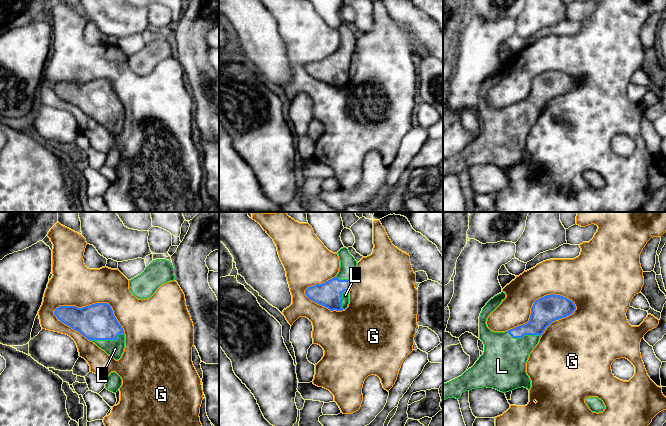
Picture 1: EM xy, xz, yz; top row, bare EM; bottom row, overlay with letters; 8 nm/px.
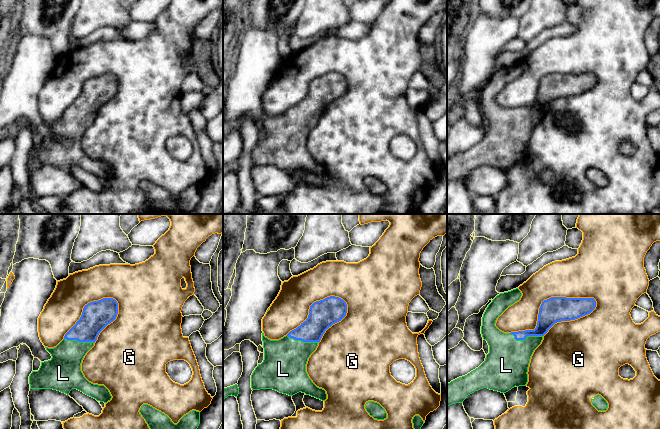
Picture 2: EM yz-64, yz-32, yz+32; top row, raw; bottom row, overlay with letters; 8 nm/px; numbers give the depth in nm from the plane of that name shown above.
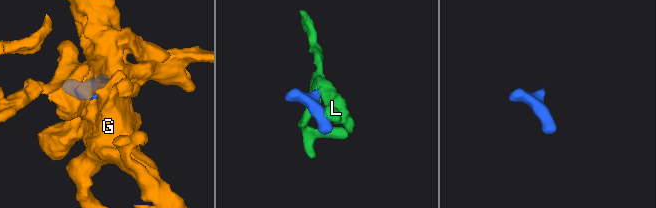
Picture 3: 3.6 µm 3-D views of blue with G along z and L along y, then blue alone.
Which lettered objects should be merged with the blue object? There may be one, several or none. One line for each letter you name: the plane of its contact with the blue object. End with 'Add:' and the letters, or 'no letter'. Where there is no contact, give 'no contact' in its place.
L: contact in xy
Add: L

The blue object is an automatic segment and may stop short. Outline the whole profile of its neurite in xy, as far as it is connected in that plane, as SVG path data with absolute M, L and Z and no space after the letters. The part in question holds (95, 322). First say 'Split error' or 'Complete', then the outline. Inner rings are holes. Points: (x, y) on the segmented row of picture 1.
Split error. M95 303L82 308L59 306L54 315L115 360L121 358L125 348L125 334L109 304Z

